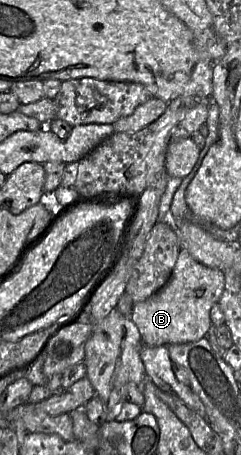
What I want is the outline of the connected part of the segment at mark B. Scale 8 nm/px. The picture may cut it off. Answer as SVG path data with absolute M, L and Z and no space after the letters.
M181 249L165 286L133 306L130 318L140 332L143 345L168 346L194 342L206 337L211 327L210 310L218 303L224 287L222 271L199 263L188 251Z

